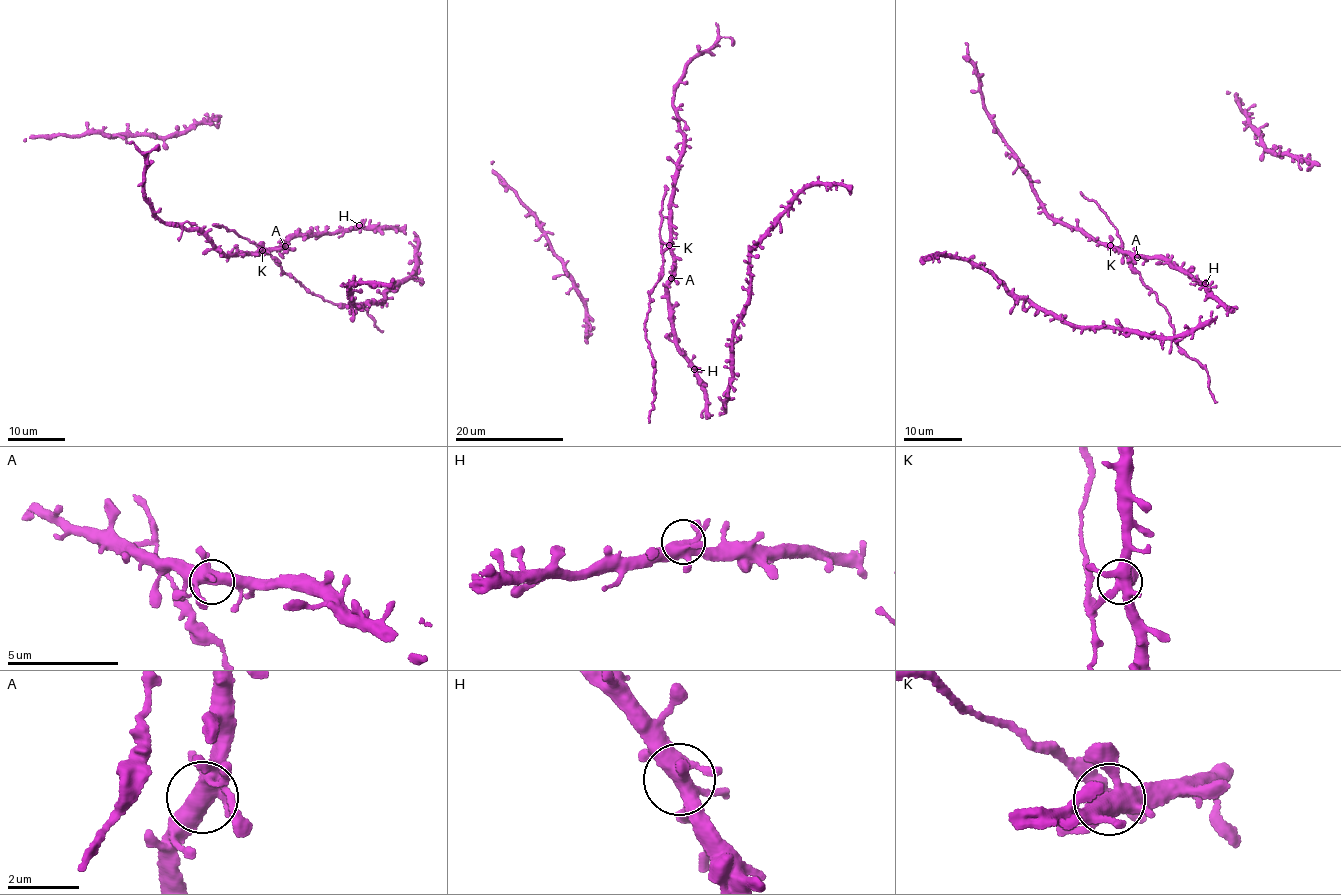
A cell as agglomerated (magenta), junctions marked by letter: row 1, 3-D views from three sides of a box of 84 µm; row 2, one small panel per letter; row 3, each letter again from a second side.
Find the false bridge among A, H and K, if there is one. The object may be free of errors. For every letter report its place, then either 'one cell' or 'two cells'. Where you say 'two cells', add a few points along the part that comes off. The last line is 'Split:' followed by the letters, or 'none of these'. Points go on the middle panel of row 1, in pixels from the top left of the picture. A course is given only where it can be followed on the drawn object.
A: (671, 278) | one cell
H: (694, 369) | one cell
K: (669, 245) | two cells | (668, 245), (649, 295), (649, 311), (644, 323), (655, 372), (650, 423)
Split: K

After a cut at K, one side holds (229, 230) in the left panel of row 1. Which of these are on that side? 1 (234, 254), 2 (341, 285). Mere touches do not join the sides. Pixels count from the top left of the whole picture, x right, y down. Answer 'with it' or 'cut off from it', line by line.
1: cut off from it
2: cut off from it

